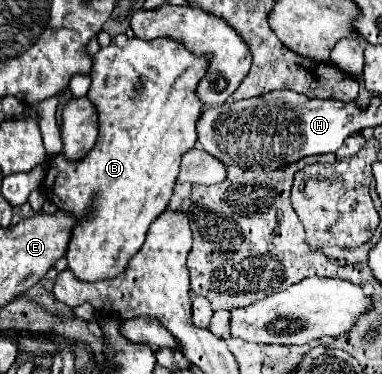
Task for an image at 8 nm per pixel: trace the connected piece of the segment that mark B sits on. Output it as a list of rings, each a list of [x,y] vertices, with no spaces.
[[[119,34],[107,48],[101,48],[93,56],[91,88],[87,98],[97,108],[99,116],[97,142],[79,162],[67,162],[61,154],[53,156],[45,176],[45,182],[51,182],[51,186],[43,188],[47,198],[55,202],[57,208],[63,208],[79,218],[67,248],[67,268],[79,280],[95,282],[123,274],[129,260],[143,246],[151,222],[165,212],[179,174],[179,160],[195,146],[197,140],[195,122],[203,106],[197,102],[195,86],[205,70],[207,58],[189,54],[183,44],[171,42],[169,38],[146,41]]]

